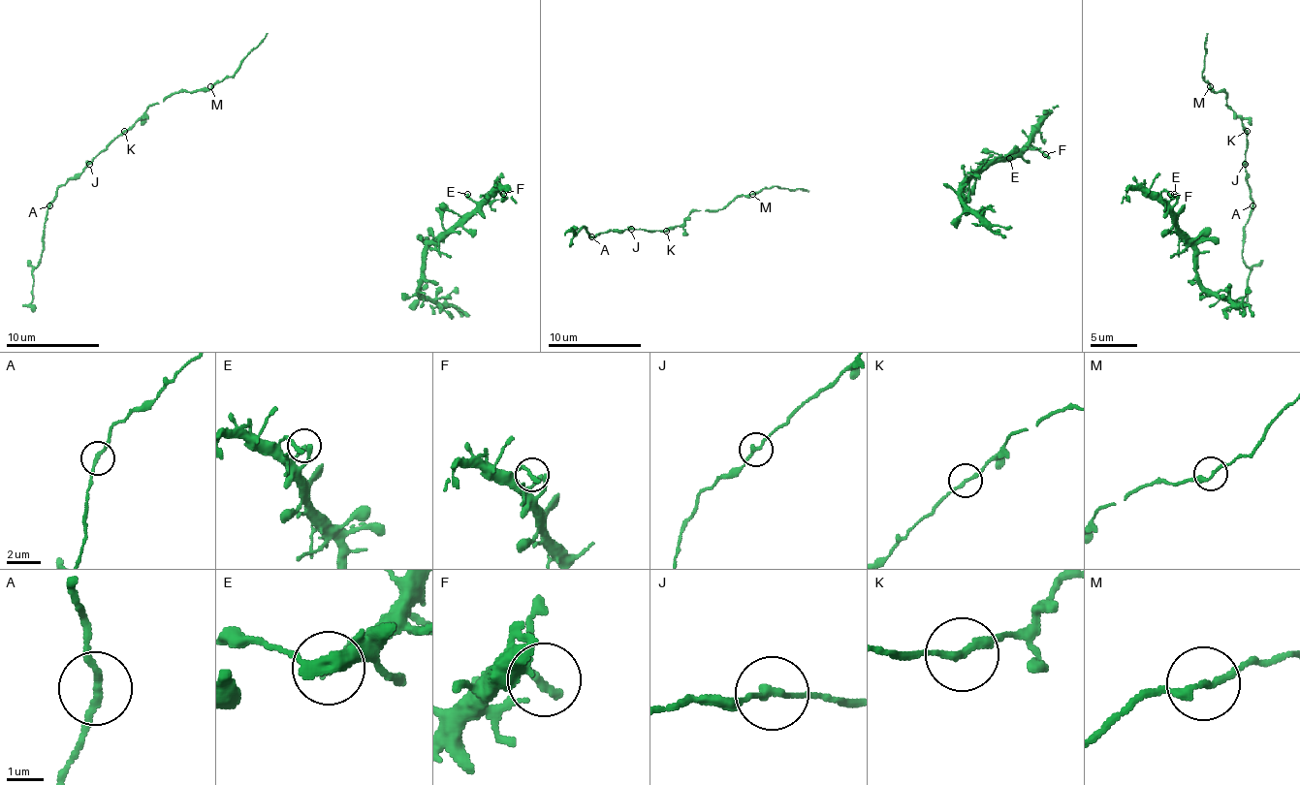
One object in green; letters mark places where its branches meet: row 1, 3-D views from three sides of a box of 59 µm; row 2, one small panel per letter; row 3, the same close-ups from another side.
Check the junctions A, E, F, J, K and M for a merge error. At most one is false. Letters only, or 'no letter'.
no letter

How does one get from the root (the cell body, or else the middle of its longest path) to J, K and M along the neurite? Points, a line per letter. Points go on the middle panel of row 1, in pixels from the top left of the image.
J: (782, 189), (774, 186), (739, 196), (719, 209), (694, 209), (682, 224), (666, 231), (631, 229)
K: (782, 189), (774, 186), (739, 196), (719, 209), (694, 209), (682, 224), (666, 231)
M: (782, 189), (774, 186), (752, 194)

